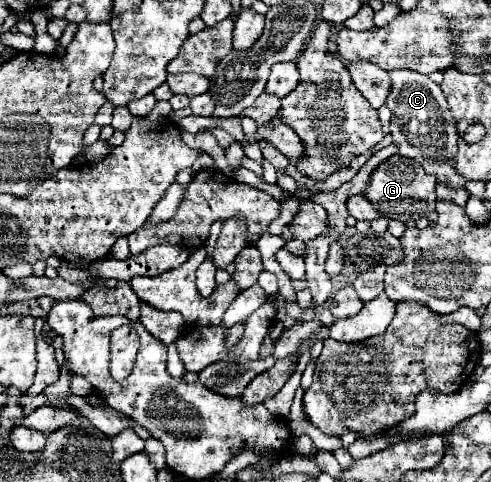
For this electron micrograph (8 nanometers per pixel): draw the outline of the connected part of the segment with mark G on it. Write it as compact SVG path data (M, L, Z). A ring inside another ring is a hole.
M393 155L385 159L369 177L365 195L375 209L379 209L381 217L399 219L399 221L417 221L421 217L427 217L435 211L435 177L427 175L423 167L417 161L411 161L401 155Z

